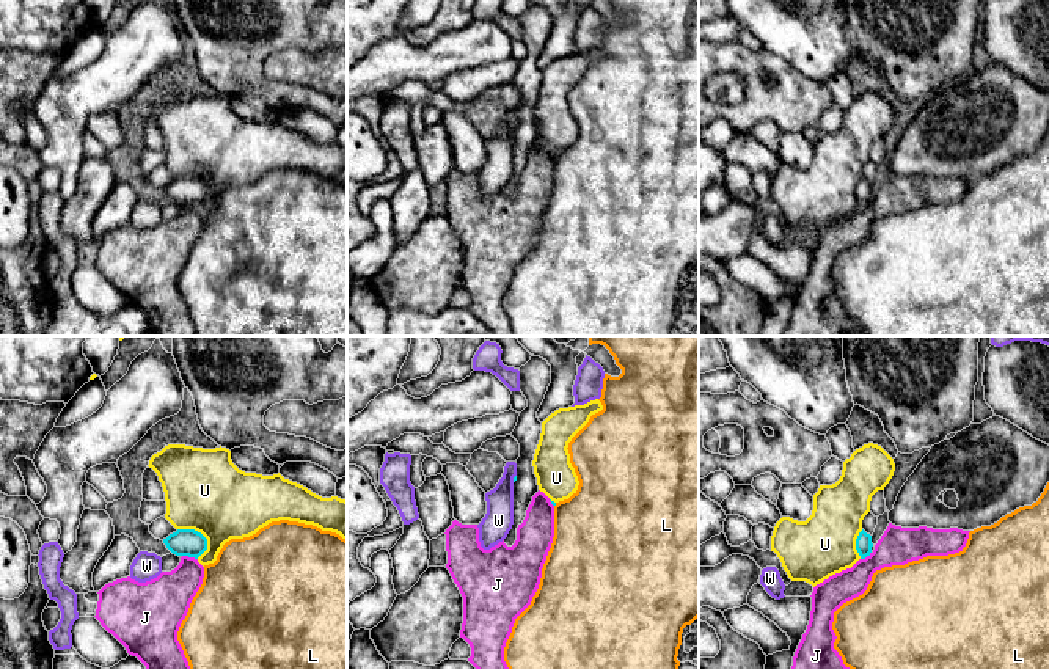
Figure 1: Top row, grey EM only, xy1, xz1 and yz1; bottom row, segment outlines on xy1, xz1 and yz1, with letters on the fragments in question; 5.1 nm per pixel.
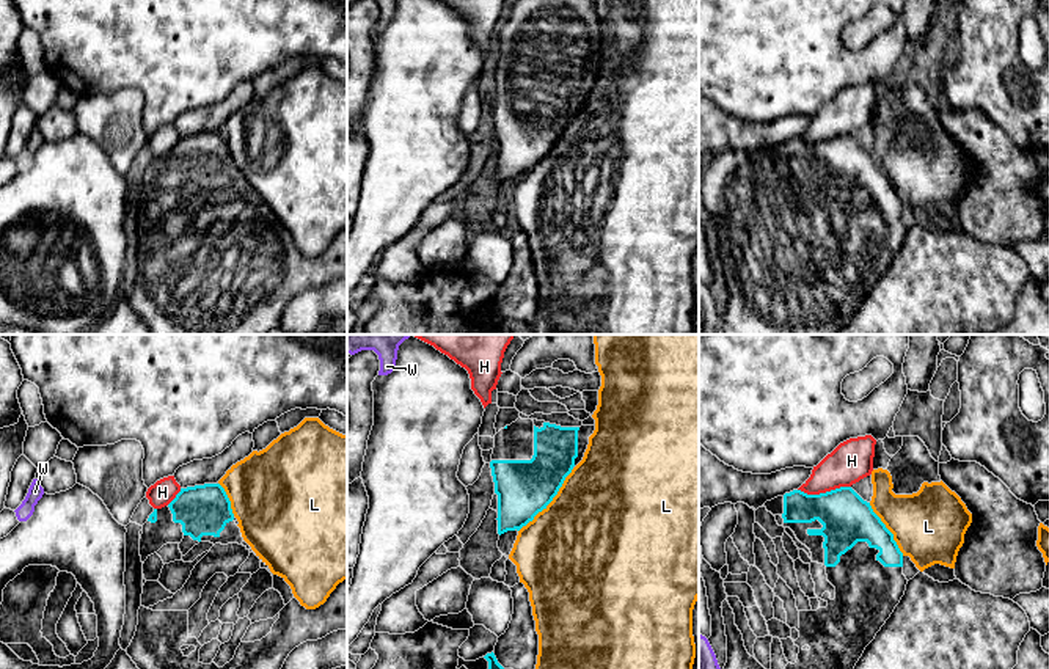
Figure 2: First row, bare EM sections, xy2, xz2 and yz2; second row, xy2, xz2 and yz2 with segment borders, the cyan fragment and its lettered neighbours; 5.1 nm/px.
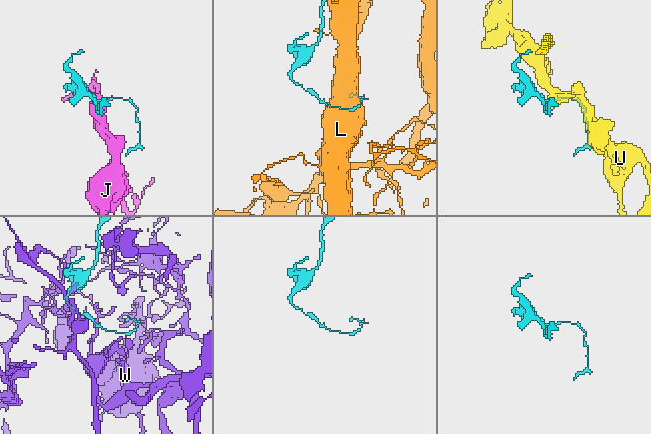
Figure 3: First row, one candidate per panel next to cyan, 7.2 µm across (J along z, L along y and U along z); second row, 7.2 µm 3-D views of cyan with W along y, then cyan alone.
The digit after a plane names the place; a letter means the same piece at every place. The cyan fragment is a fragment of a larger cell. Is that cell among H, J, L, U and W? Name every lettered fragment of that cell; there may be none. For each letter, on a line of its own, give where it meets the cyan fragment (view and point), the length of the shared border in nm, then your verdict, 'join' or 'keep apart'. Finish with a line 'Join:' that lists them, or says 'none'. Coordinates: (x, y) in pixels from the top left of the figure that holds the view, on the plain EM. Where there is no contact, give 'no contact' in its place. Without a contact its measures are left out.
H: contact yz2 (823, 142); length 280 nm; keep apart
J: contact xy1 (190, 204); length 80 nm; keep apart
L: contact xz2 (550, 149); length 440 nm; keep apart
U: contact xy1 (197, 179); length 190 nm; keep apart
W: contact xz1 (514, 126); length 40 nm; keep apart
Join: none

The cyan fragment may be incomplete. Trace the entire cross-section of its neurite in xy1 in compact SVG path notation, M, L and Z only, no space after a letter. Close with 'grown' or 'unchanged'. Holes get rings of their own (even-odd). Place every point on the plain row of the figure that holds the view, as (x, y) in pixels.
M177 177L163 187L163 192L173 203L195 207L207 198L207 187L195 177Z | unchanged

